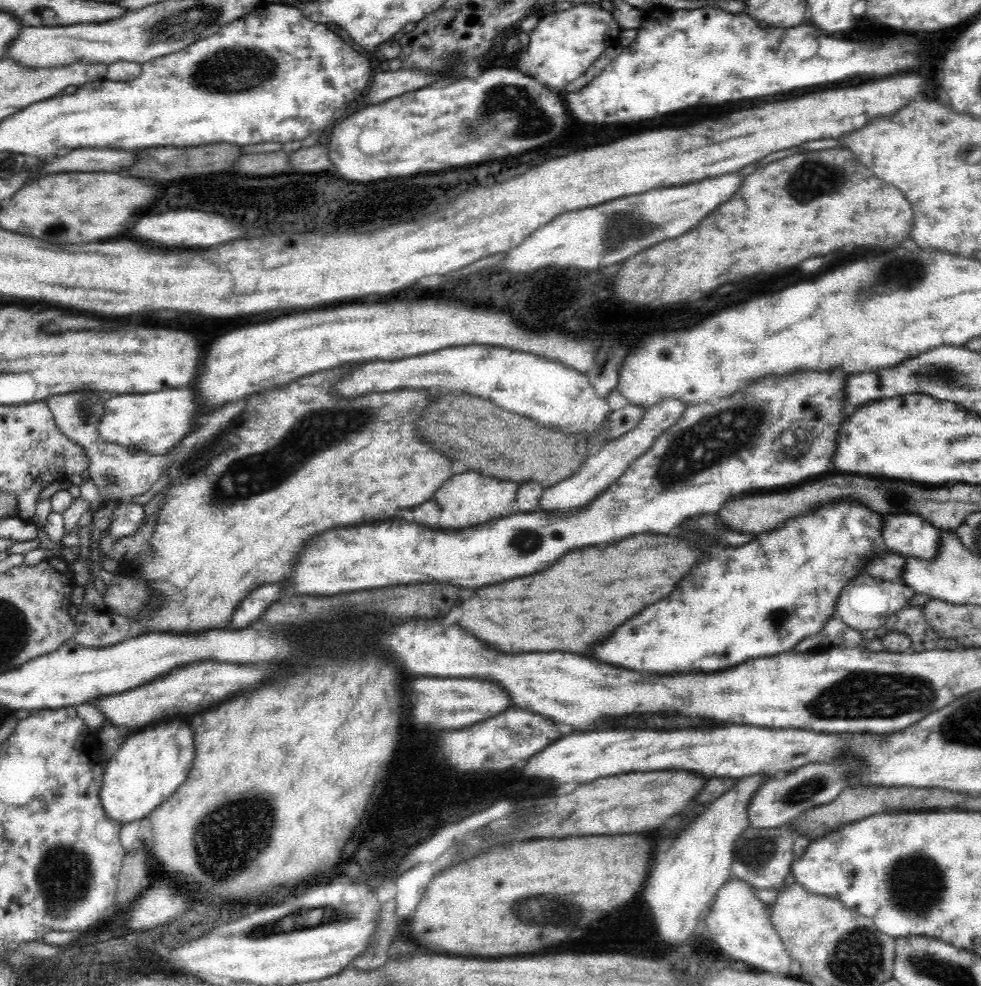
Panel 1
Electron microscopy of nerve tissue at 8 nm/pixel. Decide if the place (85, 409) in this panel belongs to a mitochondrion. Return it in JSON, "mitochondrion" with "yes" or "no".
{"mitochondrion":"yes"}

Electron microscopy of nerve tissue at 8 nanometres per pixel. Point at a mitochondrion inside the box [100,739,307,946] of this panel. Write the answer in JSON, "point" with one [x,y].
{"point":[237,829]}

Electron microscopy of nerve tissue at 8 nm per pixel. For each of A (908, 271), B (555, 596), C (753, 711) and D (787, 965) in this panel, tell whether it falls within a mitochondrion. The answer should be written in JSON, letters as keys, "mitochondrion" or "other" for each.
{"A":"mitochondrion","B":"other","C":"other","D":"other"}

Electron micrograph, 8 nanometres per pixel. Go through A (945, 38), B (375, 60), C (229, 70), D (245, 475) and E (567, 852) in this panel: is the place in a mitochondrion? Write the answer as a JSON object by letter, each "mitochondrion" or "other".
{"A":"other","B":"other","C":"mitochondrion","D":"mitochondrion","E":"other"}

